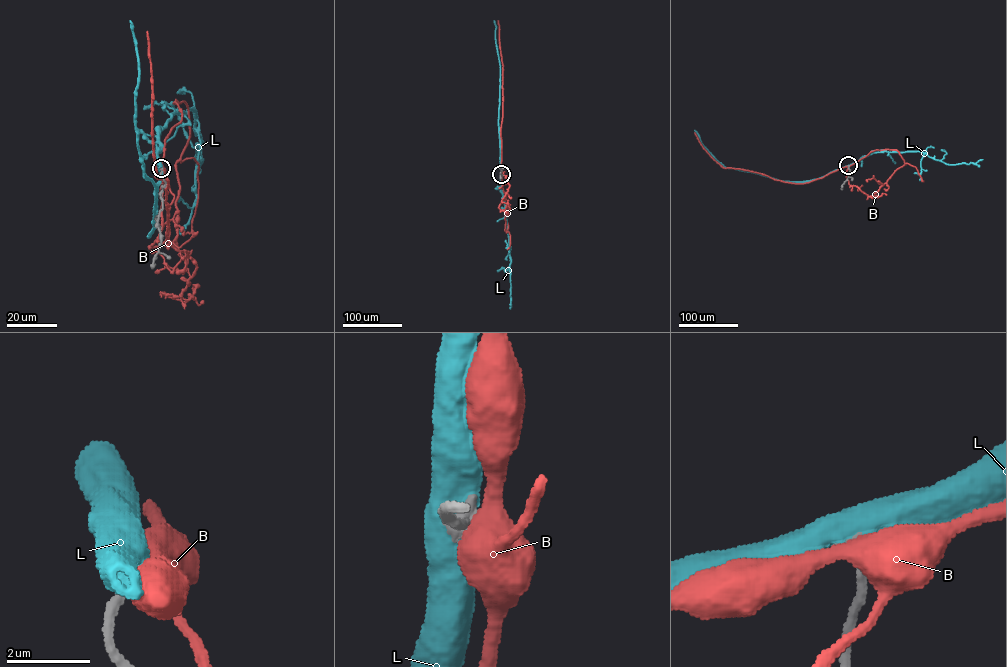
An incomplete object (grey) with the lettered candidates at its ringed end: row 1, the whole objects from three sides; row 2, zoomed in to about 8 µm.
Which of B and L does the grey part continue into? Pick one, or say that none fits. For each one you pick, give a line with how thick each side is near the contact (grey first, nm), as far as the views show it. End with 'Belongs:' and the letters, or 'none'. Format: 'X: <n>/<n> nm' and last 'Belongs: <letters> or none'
L: 400/550 nm
Belongs: L

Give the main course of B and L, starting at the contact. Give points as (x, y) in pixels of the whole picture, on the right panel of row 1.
B: (849, 165), (808, 182), (784, 182), (748, 170), (723, 167), (703, 147), (695, 133)
L: (848, 165), (809, 180), (780, 181), (724, 167), (701, 143), (695, 130)

